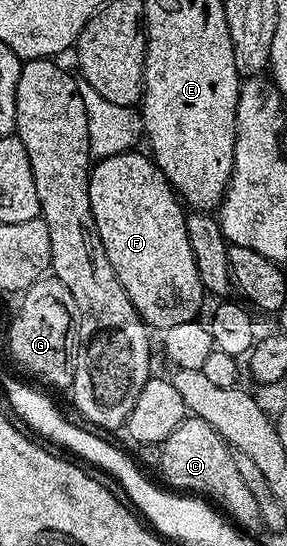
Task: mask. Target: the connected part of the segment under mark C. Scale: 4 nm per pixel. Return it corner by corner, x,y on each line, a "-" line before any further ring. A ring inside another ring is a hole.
189,414
185,421
161,444
162,460
159,474
170,489
192,494
212,502
234,525
242,530
262,527
259,504
235,466
230,445
203,418

